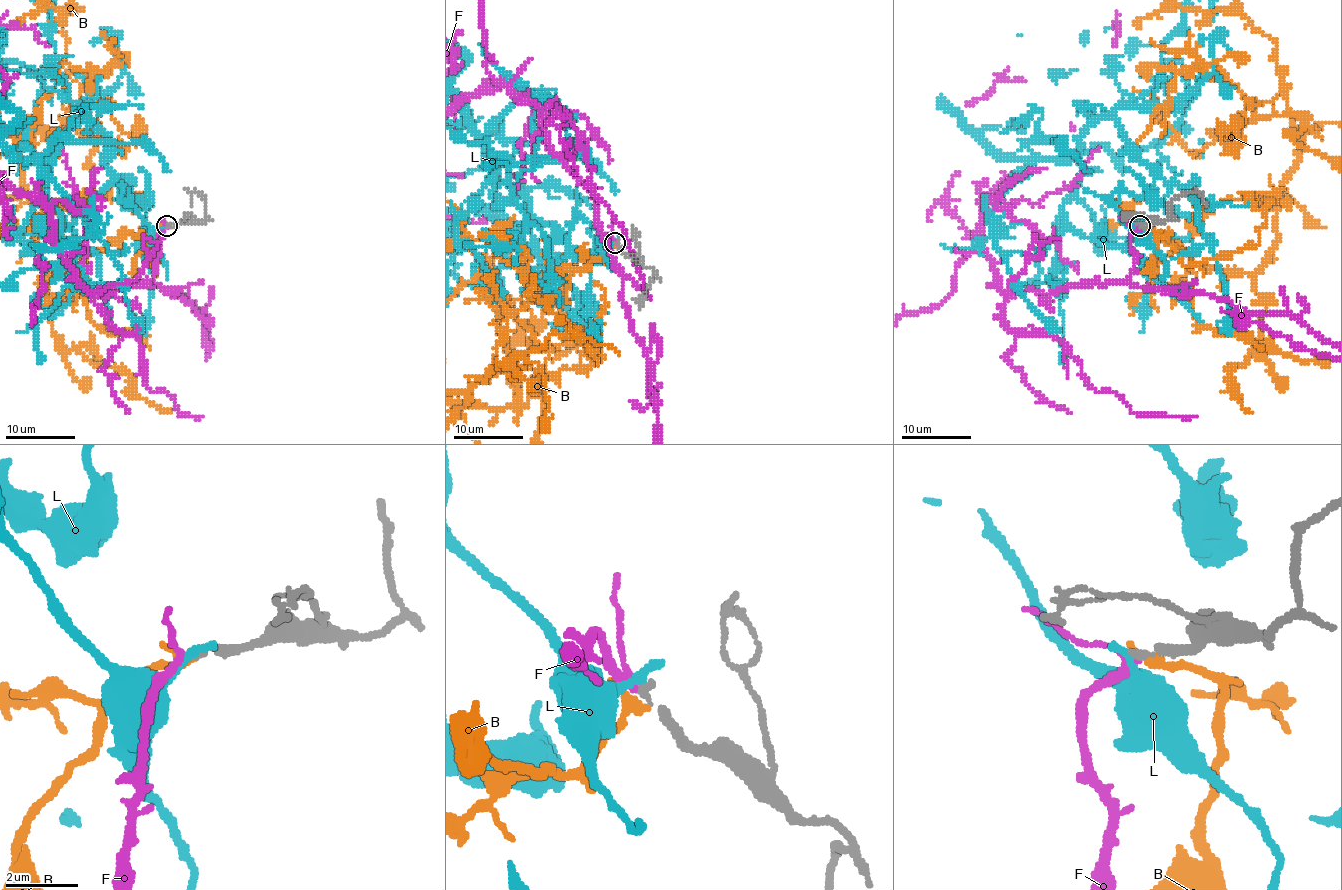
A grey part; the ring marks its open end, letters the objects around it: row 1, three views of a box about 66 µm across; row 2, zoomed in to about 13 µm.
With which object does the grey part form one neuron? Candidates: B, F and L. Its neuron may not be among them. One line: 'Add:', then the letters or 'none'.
Add: F

